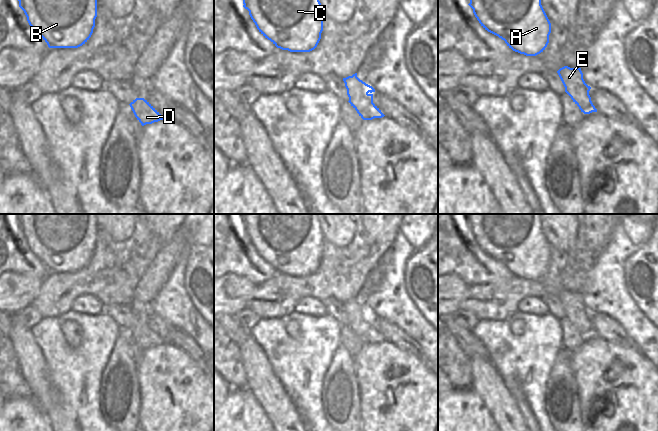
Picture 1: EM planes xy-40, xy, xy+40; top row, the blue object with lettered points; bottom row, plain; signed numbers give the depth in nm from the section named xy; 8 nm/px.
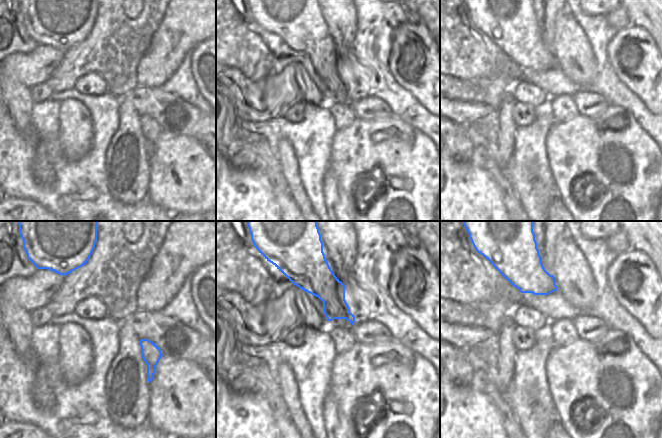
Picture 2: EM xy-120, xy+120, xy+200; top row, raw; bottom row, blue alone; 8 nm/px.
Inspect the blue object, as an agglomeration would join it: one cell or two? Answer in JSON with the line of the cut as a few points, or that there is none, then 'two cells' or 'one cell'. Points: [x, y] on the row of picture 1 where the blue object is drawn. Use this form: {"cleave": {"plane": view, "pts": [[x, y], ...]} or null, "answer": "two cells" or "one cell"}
{"cleave": null, "answer": "one cell"}

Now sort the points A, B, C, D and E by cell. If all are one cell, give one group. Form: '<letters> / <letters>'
A B C D E

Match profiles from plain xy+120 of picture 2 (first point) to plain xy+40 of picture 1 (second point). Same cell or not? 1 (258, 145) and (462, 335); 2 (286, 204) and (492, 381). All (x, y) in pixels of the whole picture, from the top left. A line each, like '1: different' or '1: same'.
1: same
2: same

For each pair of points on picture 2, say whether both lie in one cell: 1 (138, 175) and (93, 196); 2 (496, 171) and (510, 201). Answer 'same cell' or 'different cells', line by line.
1: different cells
2: same cell

